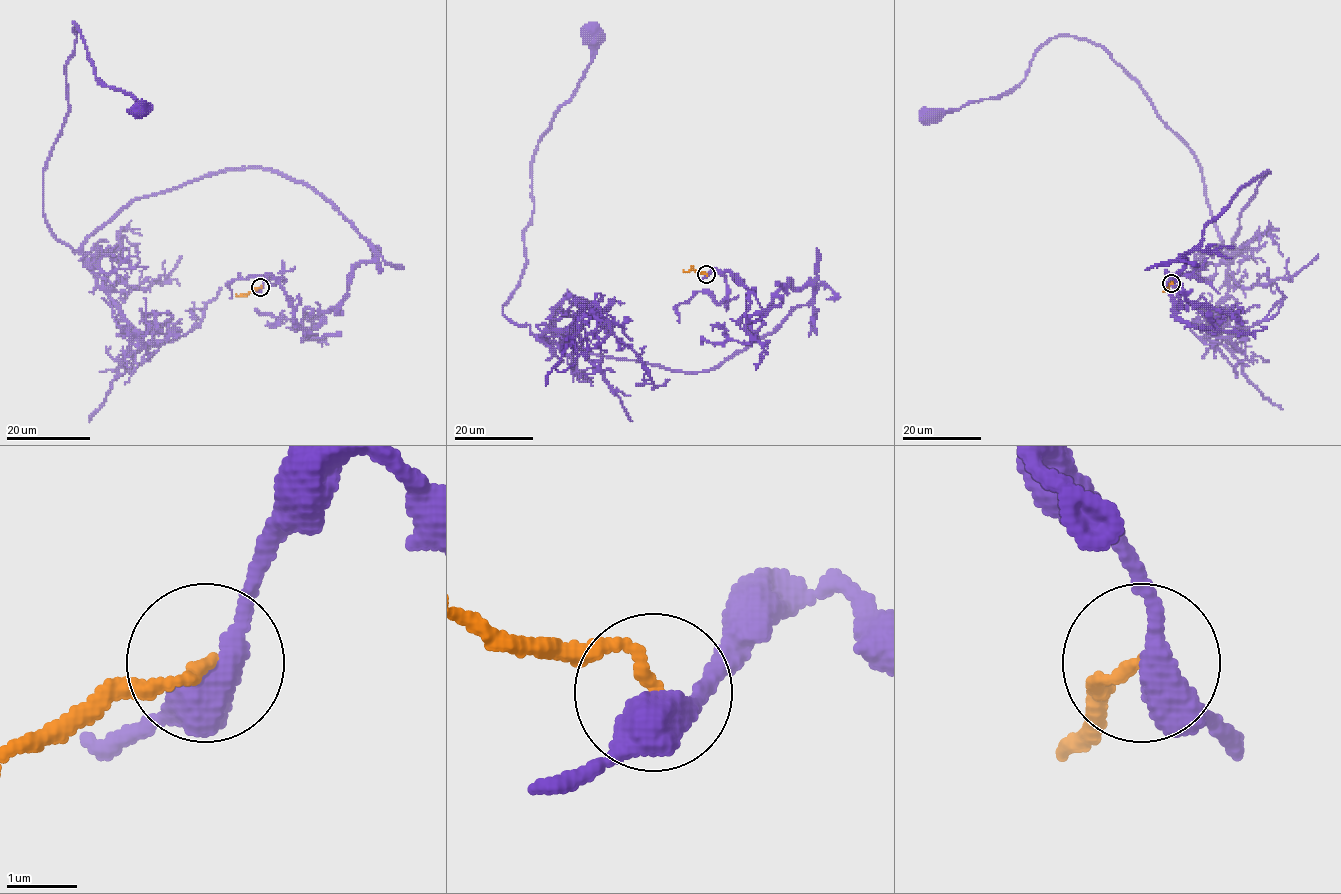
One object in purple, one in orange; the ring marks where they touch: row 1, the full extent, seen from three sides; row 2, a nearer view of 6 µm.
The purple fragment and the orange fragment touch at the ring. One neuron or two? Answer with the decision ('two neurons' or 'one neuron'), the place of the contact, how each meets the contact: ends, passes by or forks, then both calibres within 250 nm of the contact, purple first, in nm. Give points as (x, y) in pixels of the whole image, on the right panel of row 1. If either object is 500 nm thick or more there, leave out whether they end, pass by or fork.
two neurons; place (1171, 283); purple passes by; orange ends; calibres 440 and 160 nm

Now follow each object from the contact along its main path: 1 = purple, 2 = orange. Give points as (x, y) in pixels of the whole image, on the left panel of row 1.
1: (261, 287), (302, 341), (375, 248), (257, 169), (58, 240), (74, 23), (140, 109)
2: (261, 287), (246, 294), (235, 294)

